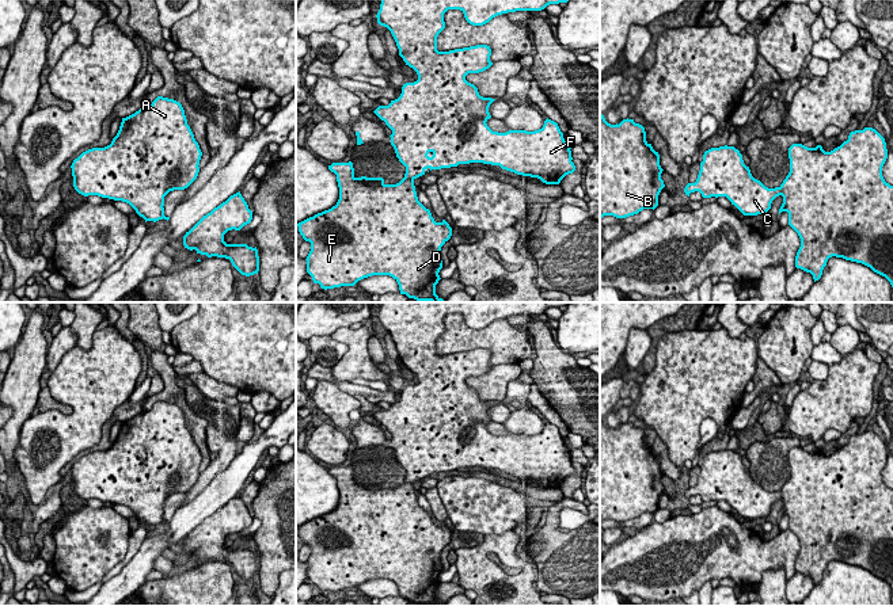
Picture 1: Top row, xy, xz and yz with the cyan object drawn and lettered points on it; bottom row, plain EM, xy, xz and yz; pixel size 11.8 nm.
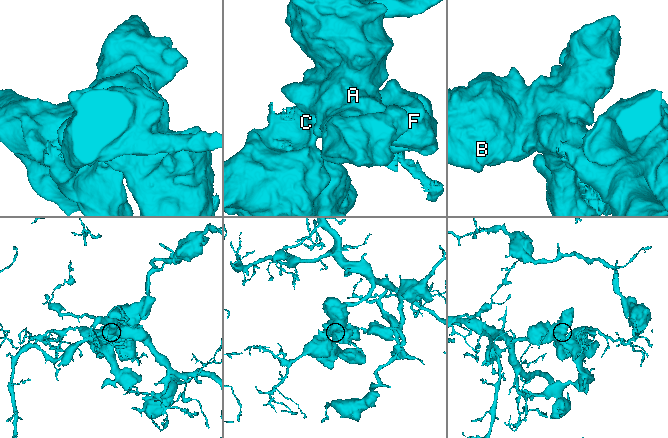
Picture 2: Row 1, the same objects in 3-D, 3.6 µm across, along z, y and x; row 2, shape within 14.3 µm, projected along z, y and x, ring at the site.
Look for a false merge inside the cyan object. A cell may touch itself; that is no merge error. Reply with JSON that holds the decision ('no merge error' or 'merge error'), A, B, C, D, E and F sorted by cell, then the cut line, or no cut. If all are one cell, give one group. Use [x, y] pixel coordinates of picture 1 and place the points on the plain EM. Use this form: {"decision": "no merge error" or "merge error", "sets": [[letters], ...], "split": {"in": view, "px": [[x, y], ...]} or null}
{"decision": "no merge error", "sets": [["A", "B", "C", "D", "E", "F"]], "split": null}

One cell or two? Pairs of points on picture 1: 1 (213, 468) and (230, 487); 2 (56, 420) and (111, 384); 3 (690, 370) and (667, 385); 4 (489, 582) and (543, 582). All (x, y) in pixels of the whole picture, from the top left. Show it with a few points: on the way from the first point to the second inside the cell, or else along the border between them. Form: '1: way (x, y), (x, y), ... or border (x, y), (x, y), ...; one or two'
1: border (235, 454), (232, 461), (197, 495); two
2: way (69, 420), (98, 395); one
3: way (684, 376), (672, 385); one
4: border (534, 582), (539, 591); two

